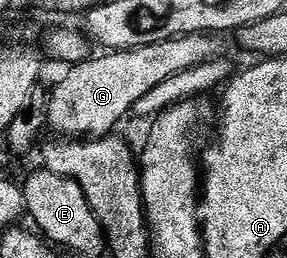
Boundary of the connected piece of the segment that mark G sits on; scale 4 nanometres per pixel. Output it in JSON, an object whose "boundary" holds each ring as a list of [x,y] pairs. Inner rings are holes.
{"boundary":[[[191,34],[174,41],[153,44],[151,47],[139,47],[136,50],[122,50],[120,52],[104,53],[104,58],[98,56],[90,60],[72,65],[71,70],[59,83],[55,90],[50,91],[47,99],[47,124],[53,131],[64,134],[67,140],[87,140],[92,138],[106,138],[111,130],[142,98],[147,98],[158,86],[166,84],[170,78],[178,74],[194,71],[195,66],[203,65],[218,57],[216,44],[208,35]]]}

